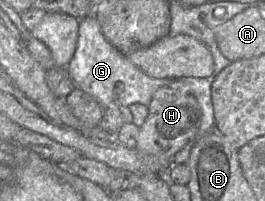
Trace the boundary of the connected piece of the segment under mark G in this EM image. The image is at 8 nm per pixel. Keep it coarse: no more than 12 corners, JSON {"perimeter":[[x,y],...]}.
{"perimeter":[[80,20],[66,68],[104,109],[135,103],[173,80],[153,78]]}

